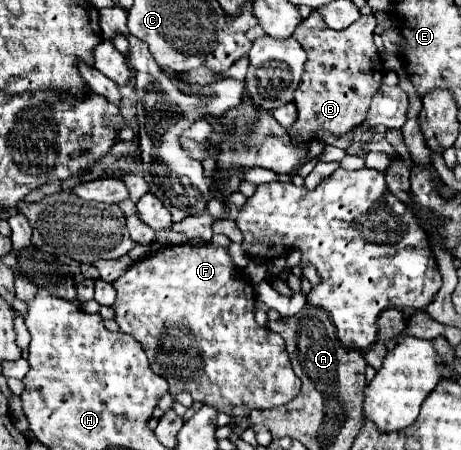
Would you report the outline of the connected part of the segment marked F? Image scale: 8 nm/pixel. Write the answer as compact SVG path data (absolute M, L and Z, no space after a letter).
M196 241L183 245L163 247L157 252L151 253L144 260L134 262L126 270L126 274L120 276L114 282L114 290L118 292L116 302L114 302L114 312L116 312L114 320L118 322L118 326L120 326L122 332L134 336L142 344L142 348L144 348L144 352L146 352L146 356L150 360L152 370L168 380L172 394L178 394L178 392L186 390L186 392L192 394L192 398L196 402L210 404L216 410L226 412L232 418L248 418L250 410L254 410L254 408L276 408L276 406L282 406L282 404L290 402L294 396L298 396L298 392L300 392L300 380L298 380L298 376L292 370L292 364L290 364L284 340L282 340L282 336L272 334L270 330L266 330L264 326L260 326L254 320L254 314L252 314L252 310L254 310L254 300L252 300L254 298L254 290L252 290L252 286L250 286L250 282L246 278L238 278L238 276L234 278L234 264L232 264L226 248L212 246L211 242L201 242L200 244Z

